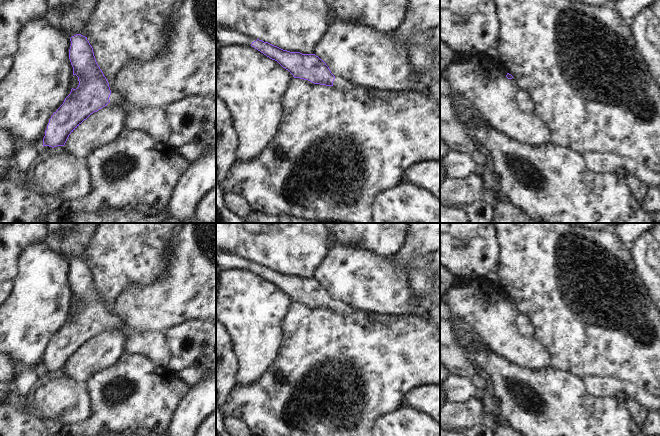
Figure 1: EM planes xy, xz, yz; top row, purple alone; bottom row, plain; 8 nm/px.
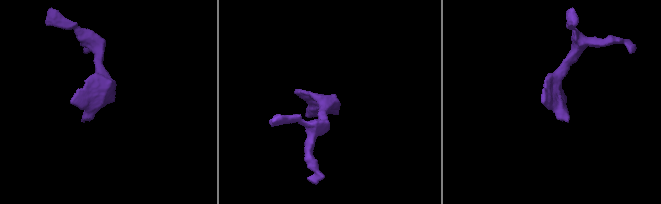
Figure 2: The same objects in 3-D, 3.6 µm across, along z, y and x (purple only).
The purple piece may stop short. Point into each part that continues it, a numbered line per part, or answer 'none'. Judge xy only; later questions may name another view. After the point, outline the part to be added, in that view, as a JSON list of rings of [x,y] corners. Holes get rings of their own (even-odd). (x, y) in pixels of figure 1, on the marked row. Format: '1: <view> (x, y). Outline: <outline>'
1: xy (114, 97). Outline: [[[111,92],[109,100],[110,100],[110,103],[112,105],[116,105],[118,103],[119,99],[120,99],[120,95],[119,94],[117,94],[115,92]]]

